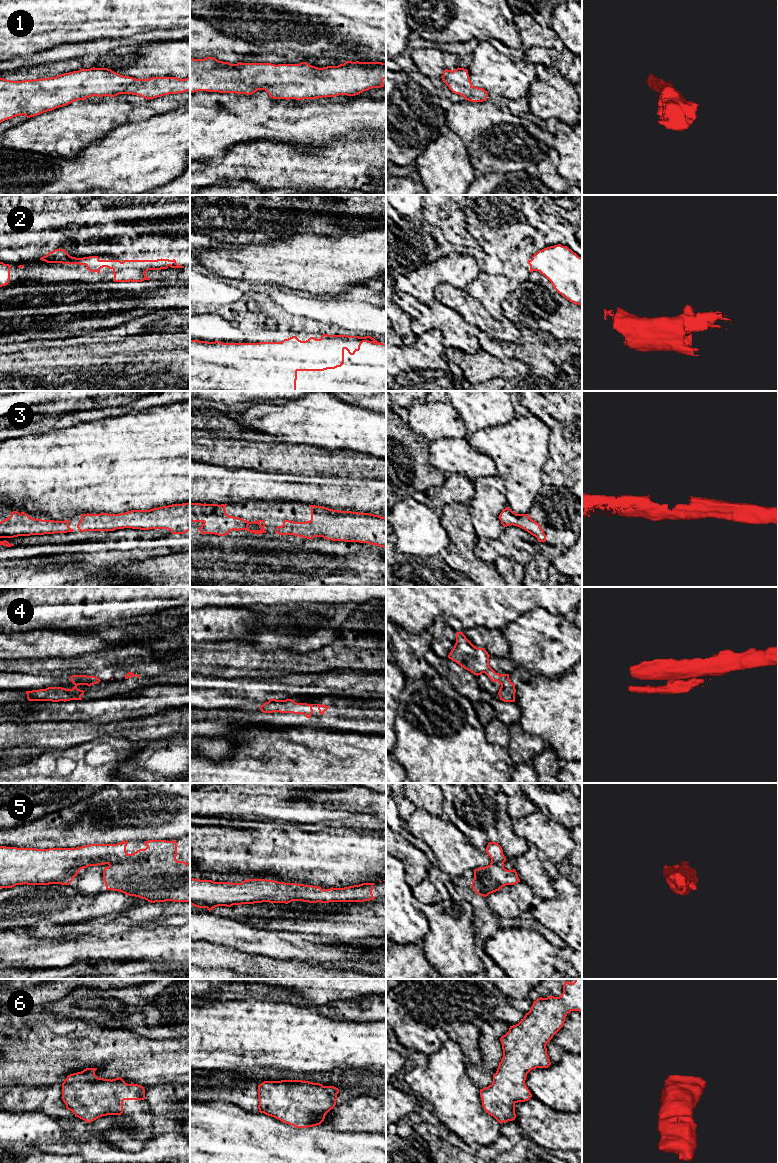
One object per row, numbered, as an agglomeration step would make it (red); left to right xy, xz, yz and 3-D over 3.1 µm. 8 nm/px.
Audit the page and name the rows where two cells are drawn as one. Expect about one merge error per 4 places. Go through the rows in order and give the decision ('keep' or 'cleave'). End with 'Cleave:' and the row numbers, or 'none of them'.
1: keep
2: keep
3: keep
4: cleave
5: keep
6: keep
Cleave: 4

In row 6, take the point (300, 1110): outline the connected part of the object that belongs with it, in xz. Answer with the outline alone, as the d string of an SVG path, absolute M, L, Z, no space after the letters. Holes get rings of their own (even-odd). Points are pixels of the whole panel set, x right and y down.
M302 1080L264 1081L258 1085L260 1113L274 1117L296 1128L320 1125L326 1114L335 1107L339 1089Z

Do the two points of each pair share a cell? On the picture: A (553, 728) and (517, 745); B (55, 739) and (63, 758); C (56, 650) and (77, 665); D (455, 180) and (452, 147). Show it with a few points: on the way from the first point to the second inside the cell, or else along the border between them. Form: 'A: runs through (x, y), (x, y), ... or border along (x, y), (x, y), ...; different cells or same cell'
A: border along (518, 723), (524, 732), (538, 736), (547, 745); different cells
B: border along (82, 742), (68, 747), (52, 747), (45, 750); different cells
C: border along (86, 652), (70, 657), (43, 658); different cells
D: runs through (451, 172), (451, 155); same cell

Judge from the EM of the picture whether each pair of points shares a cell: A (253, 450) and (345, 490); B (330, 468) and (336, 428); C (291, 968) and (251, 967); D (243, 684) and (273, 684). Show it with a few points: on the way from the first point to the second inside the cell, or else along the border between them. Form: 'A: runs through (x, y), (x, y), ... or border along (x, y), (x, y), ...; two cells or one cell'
A: border along (289, 473), (297, 475), (323, 475), (335, 478); two cells
B: border along (310, 445), (327, 451), (356, 452); two cells
C: runs through (281, 968), (261, 967); one cell
D: runs through (250, 685), (266, 685); one cell

